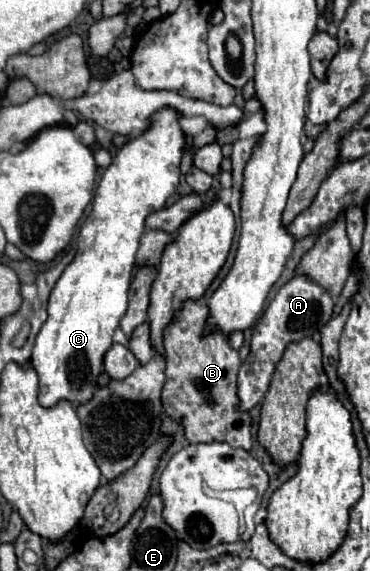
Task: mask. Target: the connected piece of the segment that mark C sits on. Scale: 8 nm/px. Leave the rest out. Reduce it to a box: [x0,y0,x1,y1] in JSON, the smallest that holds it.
[31,108,185,406]

